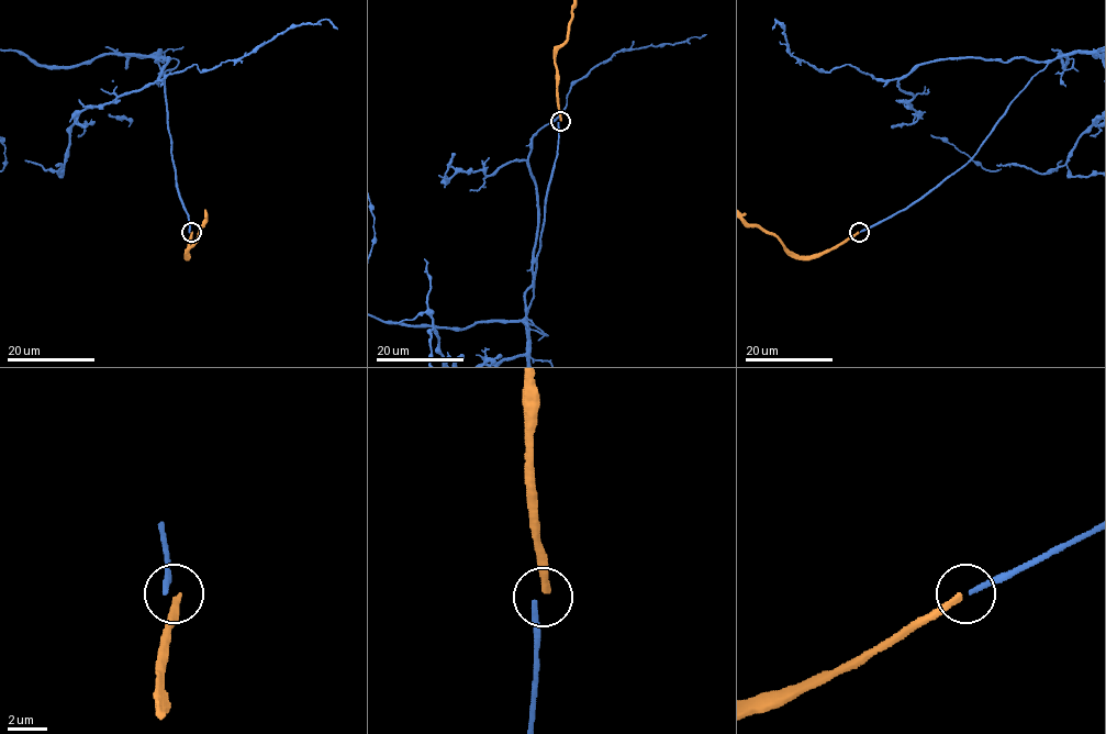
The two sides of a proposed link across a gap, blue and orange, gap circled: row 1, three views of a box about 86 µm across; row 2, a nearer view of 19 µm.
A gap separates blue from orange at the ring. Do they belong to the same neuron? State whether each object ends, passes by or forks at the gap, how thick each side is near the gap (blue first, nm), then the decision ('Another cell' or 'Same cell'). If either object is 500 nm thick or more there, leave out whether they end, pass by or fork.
At the ring blue ends. At the ring orange ends. Thickness 280 nm (blue) against 320 nm. Another cell

